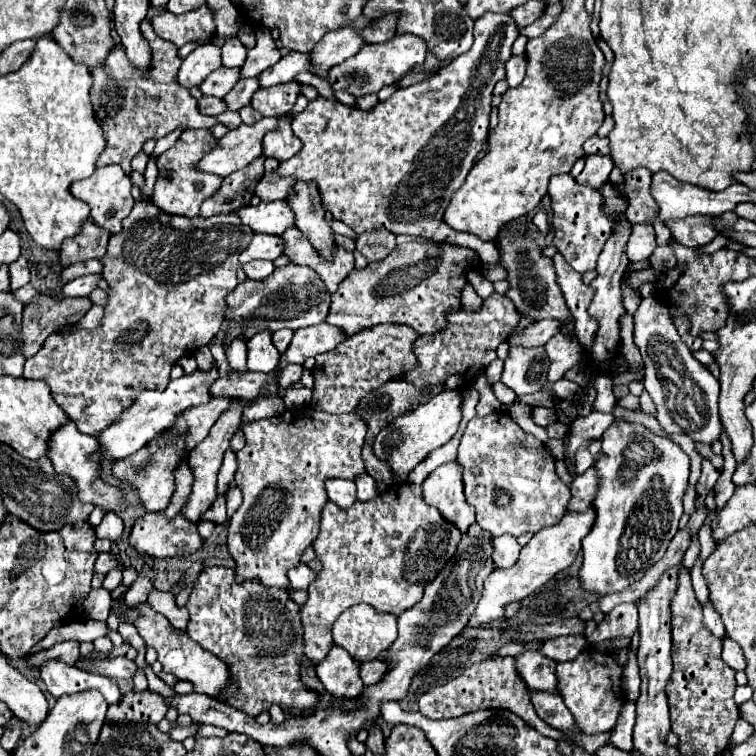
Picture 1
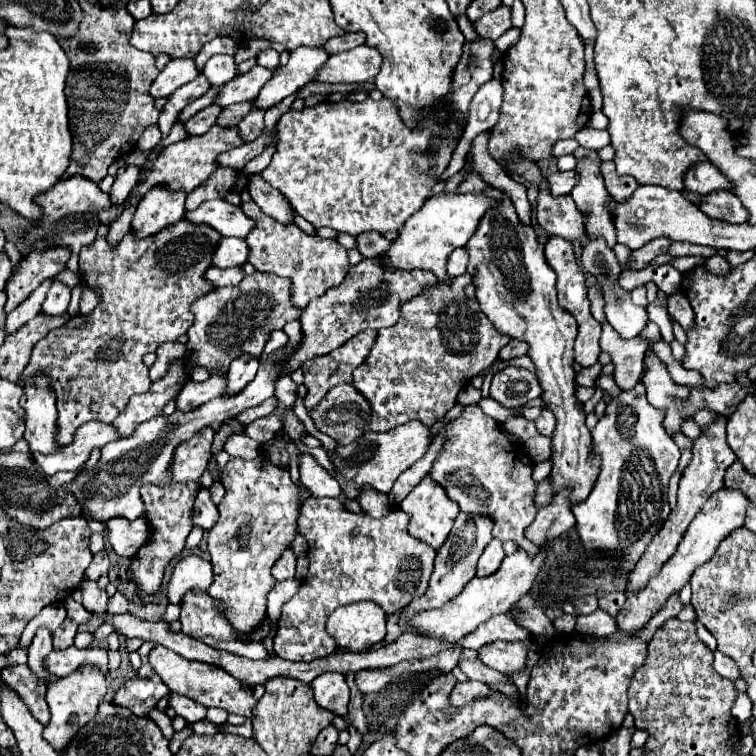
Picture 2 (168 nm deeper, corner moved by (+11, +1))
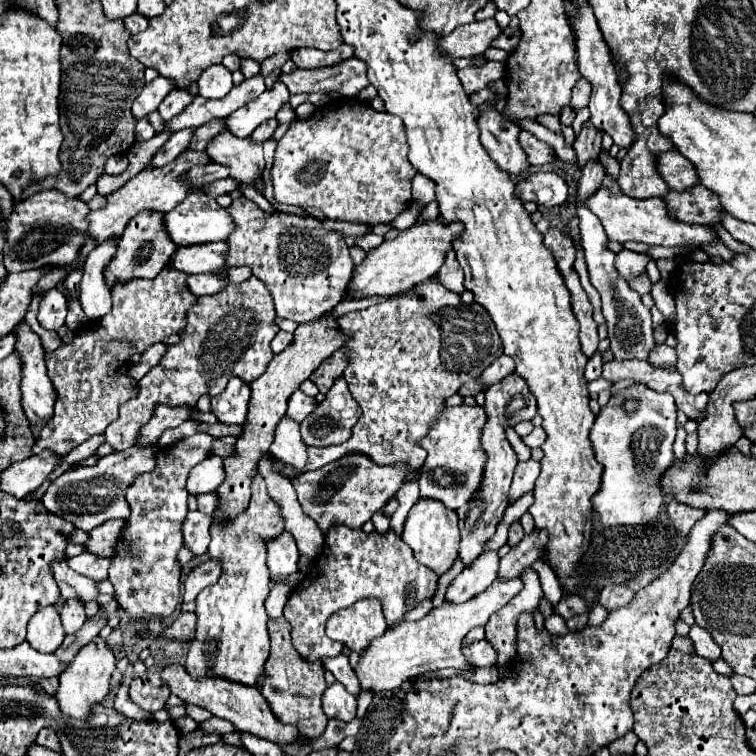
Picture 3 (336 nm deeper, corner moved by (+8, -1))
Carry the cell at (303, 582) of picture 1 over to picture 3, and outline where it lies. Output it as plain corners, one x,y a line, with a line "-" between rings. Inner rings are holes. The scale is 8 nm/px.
282,533
276,541
268,541
268,569
274,577
288,577
298,571
300,553
292,533

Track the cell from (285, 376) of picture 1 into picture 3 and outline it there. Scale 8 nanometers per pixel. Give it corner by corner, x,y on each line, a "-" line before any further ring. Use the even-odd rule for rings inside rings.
300,389
294,391
288,399
288,411
286,411
286,417
292,419
292,421
302,421
306,415
312,413
312,409
316,409
316,399
314,397
308,397
304,395

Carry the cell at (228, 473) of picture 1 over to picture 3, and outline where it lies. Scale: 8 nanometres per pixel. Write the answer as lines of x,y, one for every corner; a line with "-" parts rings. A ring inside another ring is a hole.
202,511
188,513
188,517
184,521
184,545
194,555
202,555
208,551
210,525
212,525
212,515
202,513

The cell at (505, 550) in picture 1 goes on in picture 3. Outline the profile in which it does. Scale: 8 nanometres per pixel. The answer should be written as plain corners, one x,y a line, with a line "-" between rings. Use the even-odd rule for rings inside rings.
488,551
484,553
484,557
476,559
450,583
446,591
446,601
464,603
470,597
482,593
498,577
498,561
500,557
496,551

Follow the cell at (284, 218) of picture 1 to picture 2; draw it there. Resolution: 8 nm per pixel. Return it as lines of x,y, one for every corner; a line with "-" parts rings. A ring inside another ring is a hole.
213,199
209,203
201,203
195,211
185,211
185,219
197,225
207,225
219,231
221,235
233,235
233,237
245,237
253,229
253,221
245,217
245,213
223,201

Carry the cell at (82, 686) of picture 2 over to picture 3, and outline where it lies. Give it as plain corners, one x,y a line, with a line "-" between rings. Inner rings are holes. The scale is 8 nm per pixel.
98,637
88,645
84,645
74,657
74,661
68,665
68,669
60,675
60,685
54,695
60,705
60,711
68,717
88,719
92,715
94,705
100,703
110,693
110,677
114,669
116,669
116,657
104,639

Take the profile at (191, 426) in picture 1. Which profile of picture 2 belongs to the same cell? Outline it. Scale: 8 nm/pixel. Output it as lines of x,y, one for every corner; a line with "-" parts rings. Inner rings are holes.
297,321
285,323
283,331
289,335
287,347
271,353
269,359
261,361
257,377
239,395
223,397
223,399
215,397
209,403
205,403
203,407
197,407
195,411
189,411
189,413
175,411
169,417
159,415
159,417
155,417
155,419
151,419
147,423
141,423
131,437
107,443
101,449
101,459
97,461
95,467
85,469
71,483
65,483
65,485
61,485
57,489
59,491
59,497
57,497
59,503
63,503
65,495
73,495
77,499
77,503
81,505
81,511
85,513
85,517
91,517
91,519
101,521
101,523
105,523
107,519
113,519
113,517
125,517
125,519
131,519
131,521
143,517
145,507
141,503
139,489
145,483
155,483
155,485
161,485
161,487
169,485
169,479
171,479
169,465
171,465
171,459
173,459
173,449
179,443
183,443
185,439
193,437
197,431
201,431
203,427
207,427
213,421
221,421
223,423
227,419
237,417
243,409
257,407
265,399
273,397
273,393
275,393
275,379
277,379
277,373
279,373
279,369
277,369
279,361
289,351
293,351
297,347
299,339
301,339
301,325

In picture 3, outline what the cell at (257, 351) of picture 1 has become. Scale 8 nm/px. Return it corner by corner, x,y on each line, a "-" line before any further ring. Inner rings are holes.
232,377
224,393
212,397
212,413
222,423
244,423
250,401
250,385
240,377

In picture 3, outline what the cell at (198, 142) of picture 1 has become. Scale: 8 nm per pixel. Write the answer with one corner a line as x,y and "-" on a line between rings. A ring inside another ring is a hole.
142,211
136,217
132,217
132,221
128,223
128,229
124,231
116,257
110,261
110,265
104,269
104,277
108,287
112,287
112,281
120,279
120,281
128,281
132,277
144,277
144,279
154,279
160,269
164,269
164,265
168,263
168,259
172,257
172,253
178,247
174,245
172,237
168,235
166,227
164,227
164,213
160,211

